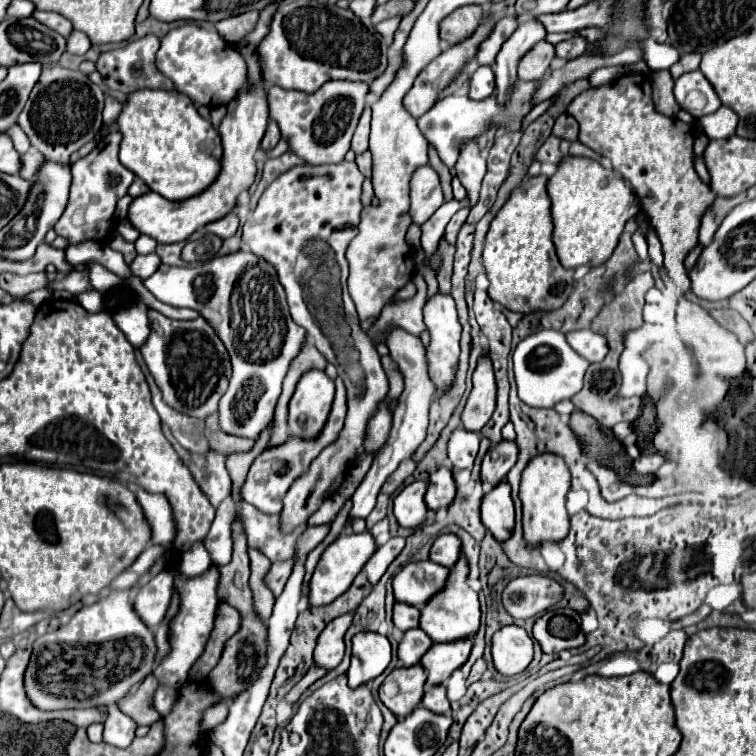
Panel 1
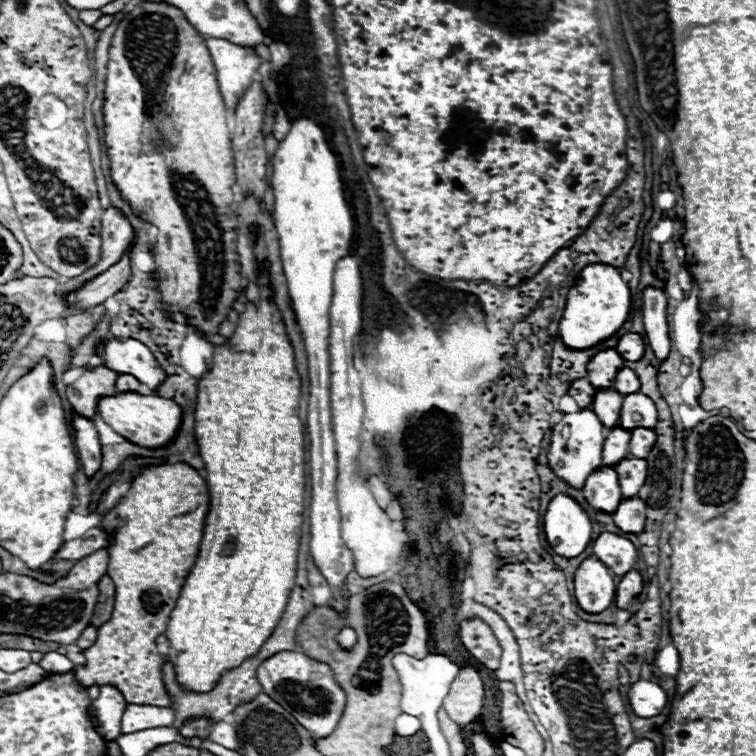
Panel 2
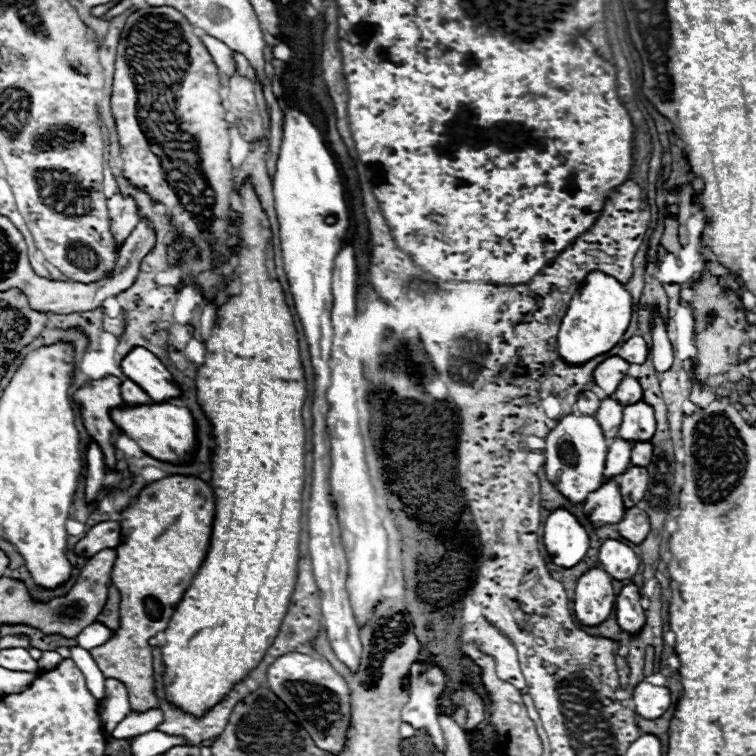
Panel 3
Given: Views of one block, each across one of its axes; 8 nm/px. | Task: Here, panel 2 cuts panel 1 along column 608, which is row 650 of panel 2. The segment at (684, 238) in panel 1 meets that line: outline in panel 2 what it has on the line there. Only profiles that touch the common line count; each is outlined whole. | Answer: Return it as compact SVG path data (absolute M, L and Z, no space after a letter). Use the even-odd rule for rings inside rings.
M158 464L158 466L142 466L138 470L138 474L132 478L130 482L130 490L126 492L126 496L120 500L120 504L114 508L114 510L120 510L120 526L112 528L110 530L110 544L106 546L108 550L108 576L112 578L112 582L116 584L116 600L114 600L114 610L112 610L112 616L110 616L110 622L104 622L100 628L98 628L98 638L96 642L84 650L84 656L86 656L86 664L80 664L80 666L74 666L76 668L76 680L84 686L84 688L90 688L92 684L96 686L114 686L122 692L122 696L130 702L130 704L148 704L148 706L170 706L172 704L172 698L166 690L166 684L162 680L162 664L168 662L168 656L160 654L158 646L156 644L156 638L160 634L166 632L166 626L168 626L168 616L170 612L174 610L176 606L176 600L178 600L178 594L180 594L180 588L184 586L184 580L190 572L190 568L194 566L196 562L196 552L198 552L198 546L200 546L200 540L202 540L202 528L204 528L204 518L206 518L206 512L208 512L208 502L210 498L206 496L208 494L208 488L206 488L206 480L198 474L198 470L194 470L192 466L188 464Z

